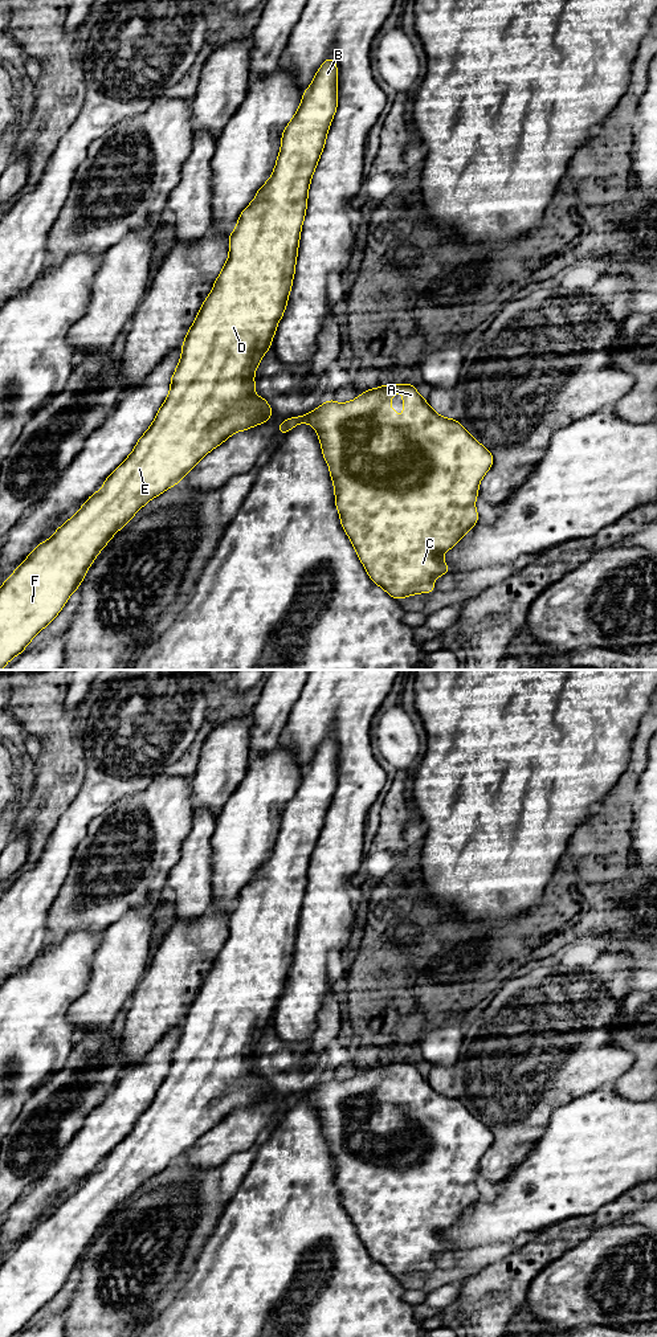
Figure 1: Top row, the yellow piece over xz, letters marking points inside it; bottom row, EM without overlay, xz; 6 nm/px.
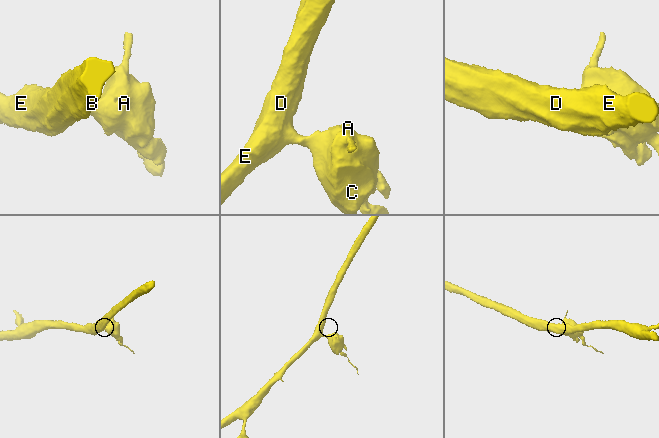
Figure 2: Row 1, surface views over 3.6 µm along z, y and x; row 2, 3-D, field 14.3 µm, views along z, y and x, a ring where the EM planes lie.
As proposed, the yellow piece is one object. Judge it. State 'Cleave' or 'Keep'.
Keep

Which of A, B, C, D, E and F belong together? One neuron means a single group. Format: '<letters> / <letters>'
A B C D E F

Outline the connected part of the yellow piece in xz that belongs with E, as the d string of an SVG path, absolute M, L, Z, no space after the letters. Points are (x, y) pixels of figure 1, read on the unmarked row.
M330 735L318 747L311 762L303 770L295 793L282 810L281 830L272 855L241 890L236 907L229 912L228 939L181 1022L181 1035L171 1055L170 1071L154 1100L139 1116L132 1130L106 1156L103 1165L87 1176L86 1181L57 1206L49 1218L38 1221L1 1263L0 1337L12 1337L25 1329L25 1324L56 1296L68 1276L79 1266L97 1232L147 1179L176 1164L205 1132L233 1111L264 1101L272 1095L272 1084L264 1075L254 1072L254 1050L264 1031L270 1027L277 1002L287 984L311 854L325 826L330 801L338 784L336 760L338 745Z

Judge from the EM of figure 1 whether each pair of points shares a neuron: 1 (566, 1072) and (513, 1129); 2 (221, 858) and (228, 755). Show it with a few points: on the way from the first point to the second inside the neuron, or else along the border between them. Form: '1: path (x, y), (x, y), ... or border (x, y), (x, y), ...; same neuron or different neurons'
1: path (556, 1087), (527, 1115); same neuron
2: border (244, 777), (217, 816); different neurons

